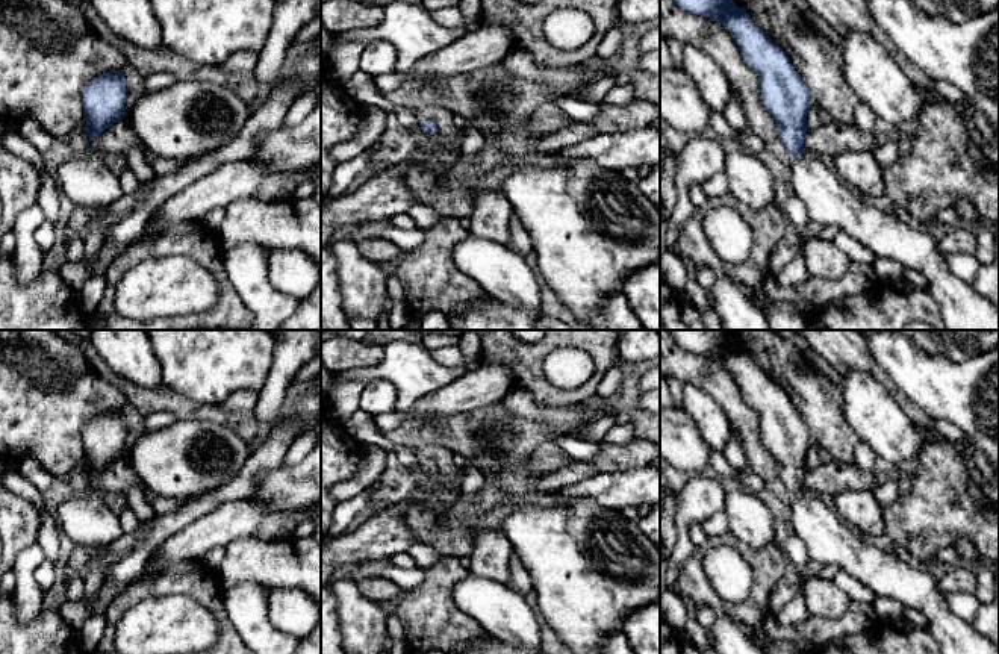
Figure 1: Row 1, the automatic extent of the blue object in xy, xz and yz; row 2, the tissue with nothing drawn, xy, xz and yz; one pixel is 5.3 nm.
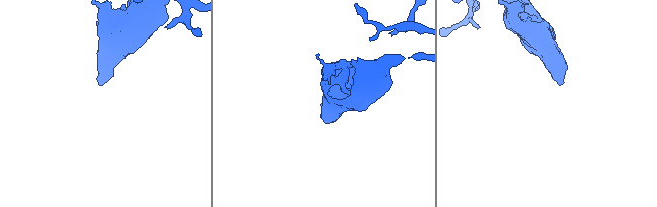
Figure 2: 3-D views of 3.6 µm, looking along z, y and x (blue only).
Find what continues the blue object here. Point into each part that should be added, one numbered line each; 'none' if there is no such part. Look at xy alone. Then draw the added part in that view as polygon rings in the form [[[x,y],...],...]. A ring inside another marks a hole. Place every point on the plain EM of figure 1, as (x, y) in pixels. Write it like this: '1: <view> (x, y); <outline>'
1: xy (87, 520); [[[97,490],[76,494],[58,507],[58,524],[73,545],[82,545],[97,557],[124,531],[120,516],[107,507]]]

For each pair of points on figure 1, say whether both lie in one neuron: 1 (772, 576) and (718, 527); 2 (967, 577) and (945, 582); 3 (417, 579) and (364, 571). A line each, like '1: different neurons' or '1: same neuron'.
1: different neurons
2: same neuron
3: same neuron

